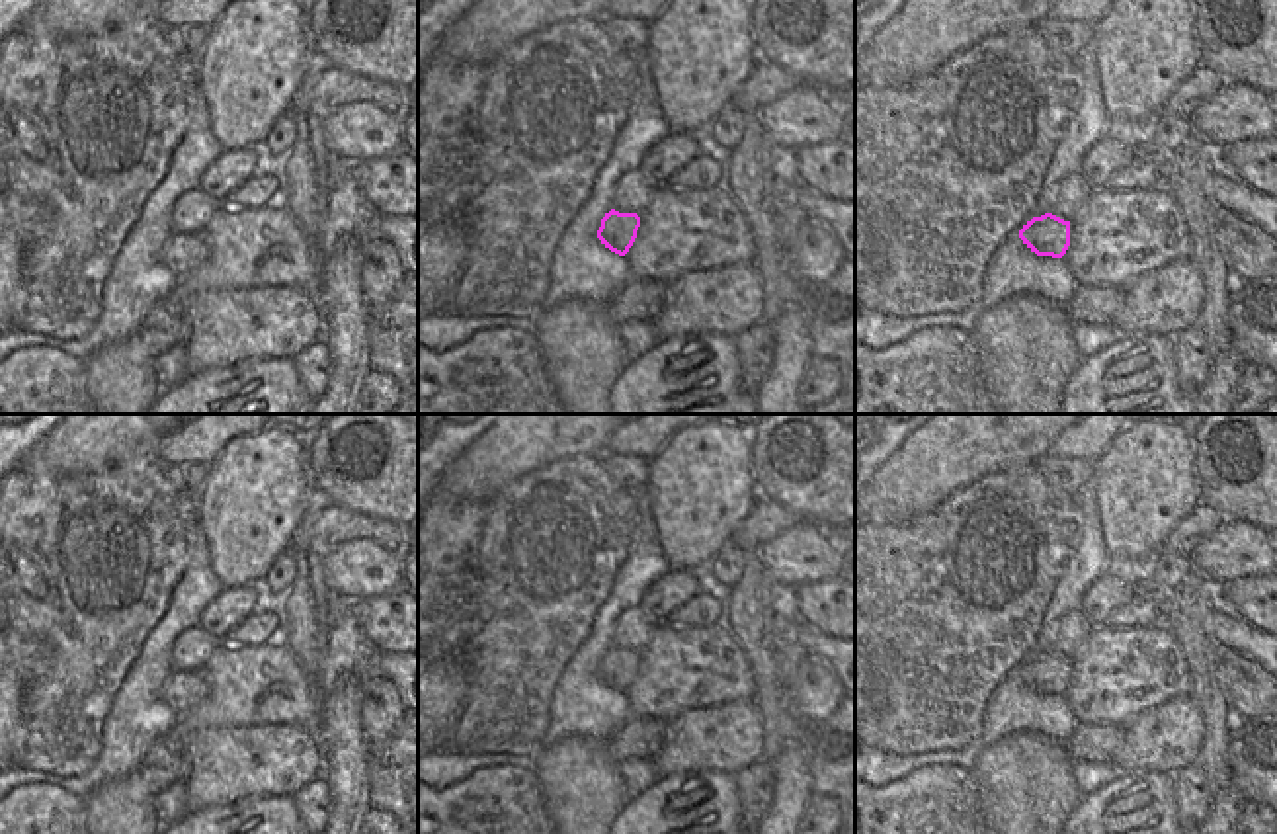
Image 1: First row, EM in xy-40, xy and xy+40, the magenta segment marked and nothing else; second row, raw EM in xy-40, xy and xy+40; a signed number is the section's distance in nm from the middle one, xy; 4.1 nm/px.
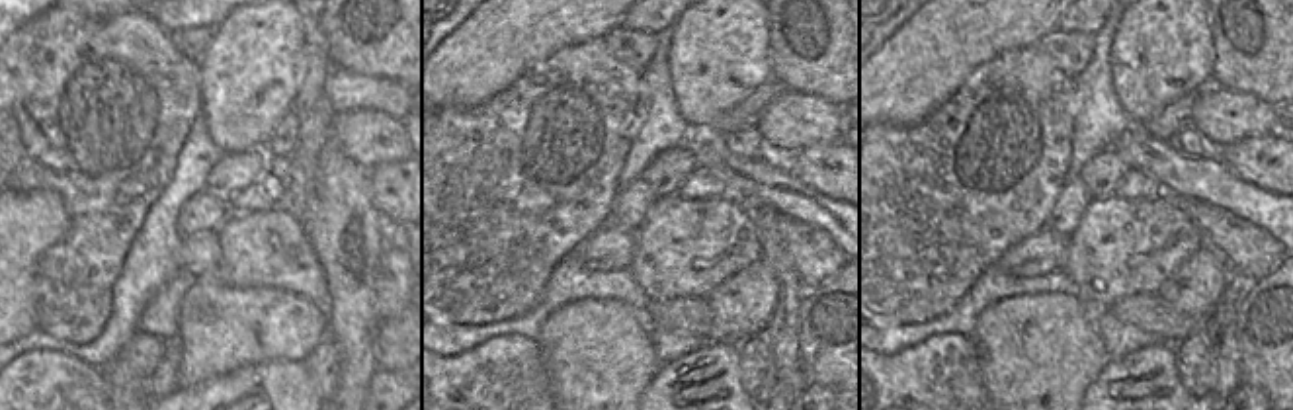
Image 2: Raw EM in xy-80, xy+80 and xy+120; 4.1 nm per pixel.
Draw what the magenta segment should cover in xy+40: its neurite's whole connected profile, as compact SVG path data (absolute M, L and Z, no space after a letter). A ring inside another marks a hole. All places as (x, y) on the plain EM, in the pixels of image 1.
M1052 650L1033 654L1019 668L1019 676L1037 693L1062 695L1070 684L1070 658Z

